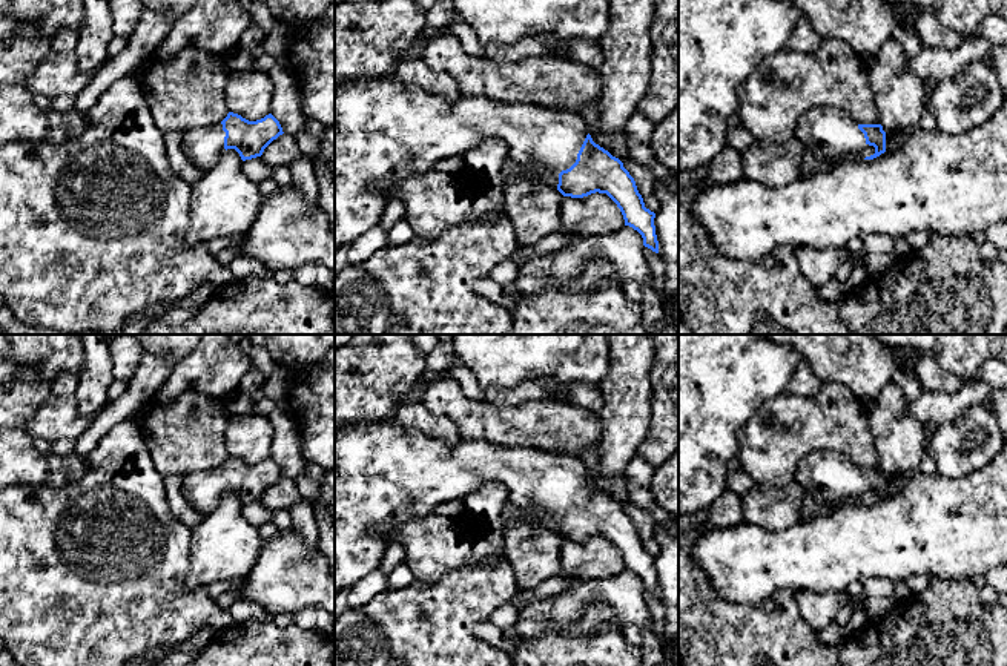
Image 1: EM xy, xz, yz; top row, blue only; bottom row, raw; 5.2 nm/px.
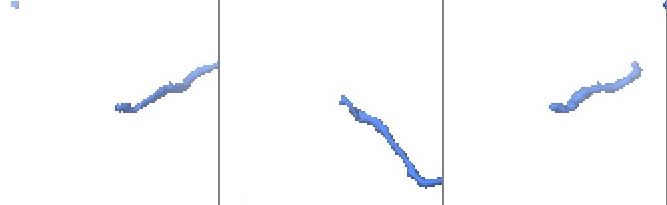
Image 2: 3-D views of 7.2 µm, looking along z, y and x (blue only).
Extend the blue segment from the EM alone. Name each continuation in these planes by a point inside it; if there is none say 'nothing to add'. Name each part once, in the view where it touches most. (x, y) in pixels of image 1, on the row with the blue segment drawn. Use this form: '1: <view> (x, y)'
1: xz (384, 131)

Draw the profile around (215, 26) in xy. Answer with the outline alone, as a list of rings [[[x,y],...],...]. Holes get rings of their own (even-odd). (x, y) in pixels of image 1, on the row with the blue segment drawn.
[[[198,0],[189,11],[178,17],[155,57],[161,61],[172,60],[184,46],[195,48],[212,54],[230,54],[239,43],[243,32],[253,23],[249,11],[239,0]]]

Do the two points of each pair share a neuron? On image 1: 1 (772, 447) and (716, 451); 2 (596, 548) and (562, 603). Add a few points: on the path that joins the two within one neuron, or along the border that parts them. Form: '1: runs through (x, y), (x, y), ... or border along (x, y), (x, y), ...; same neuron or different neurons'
1: border along (751, 416), (739, 431), (739, 453), (736, 456); different neurons
2: border along (614, 574), (605, 579), (579, 582); different neurons

